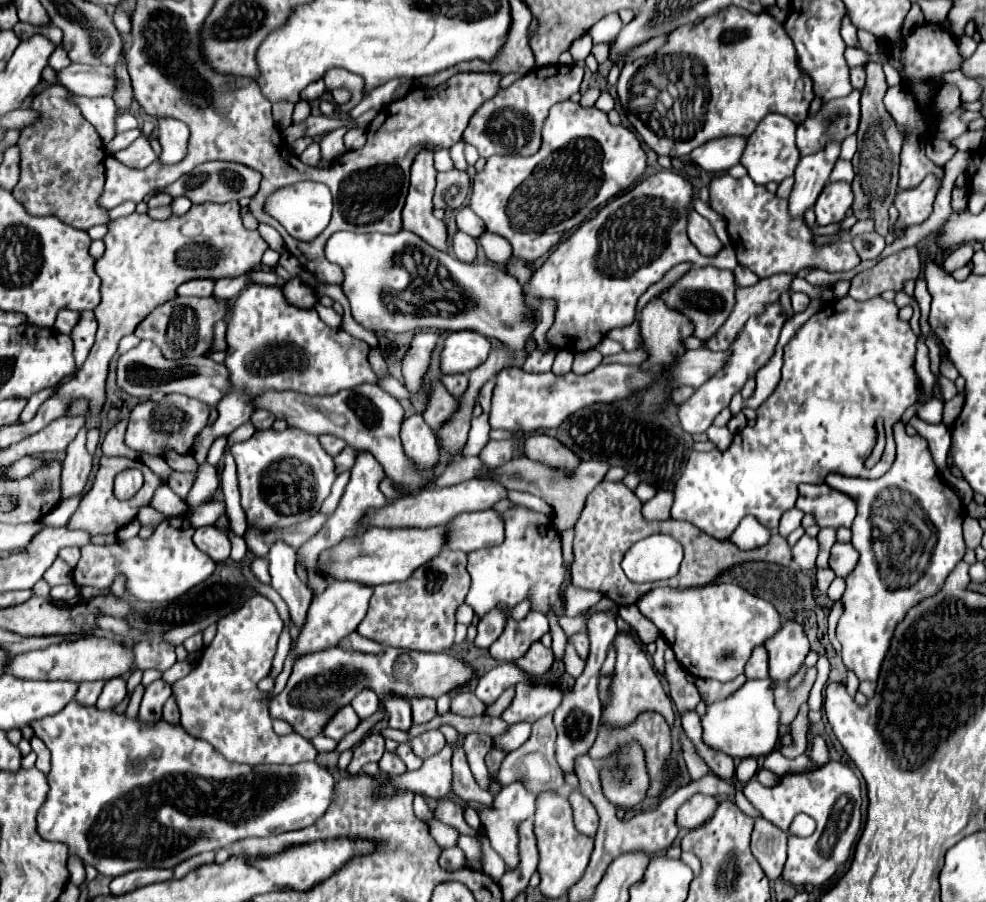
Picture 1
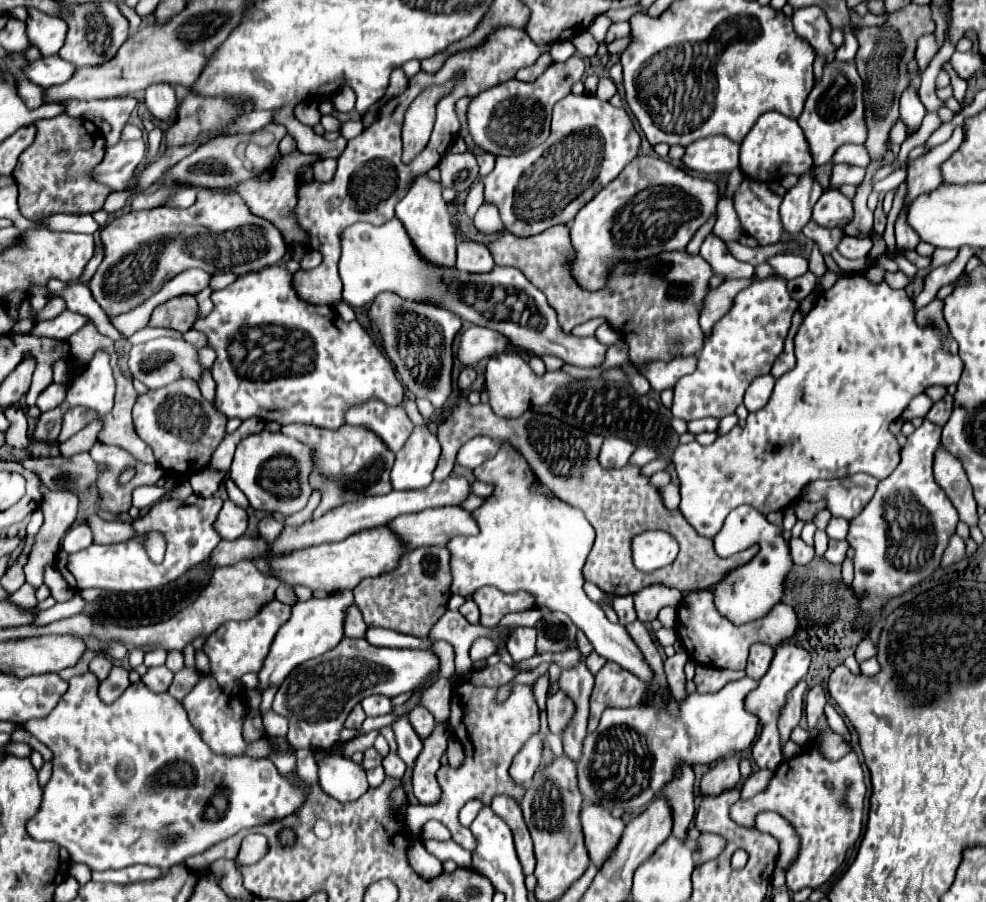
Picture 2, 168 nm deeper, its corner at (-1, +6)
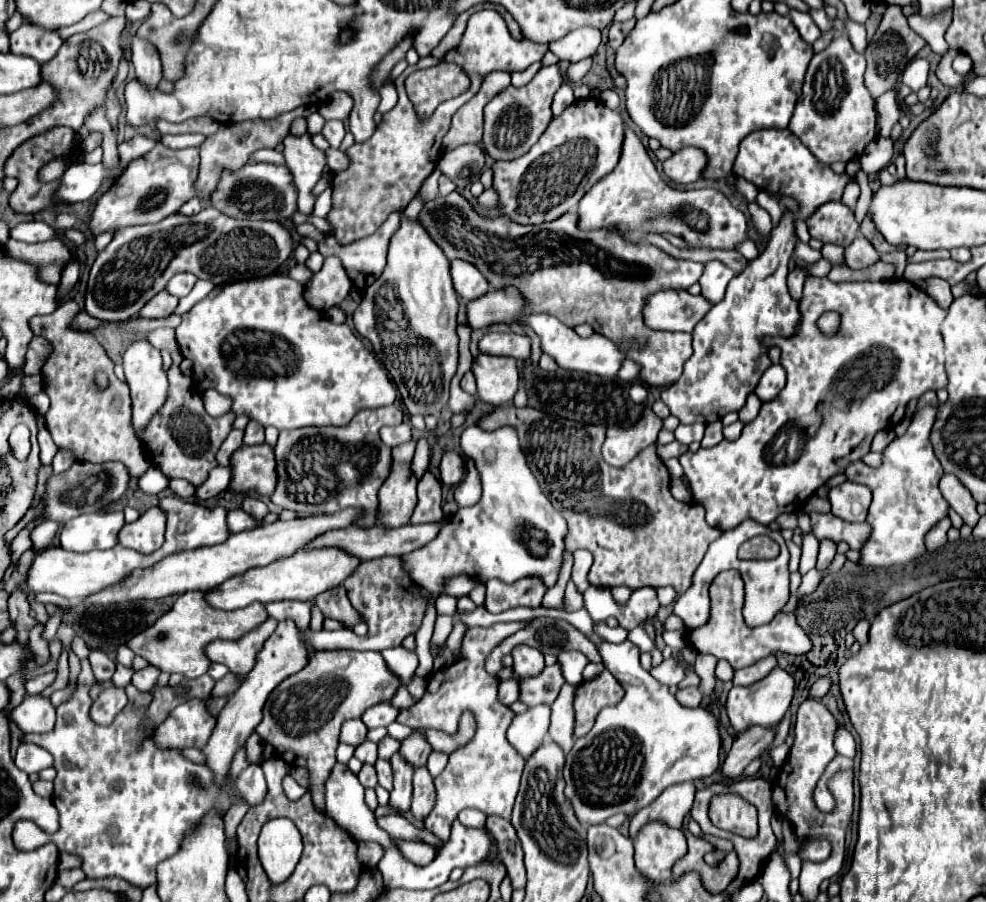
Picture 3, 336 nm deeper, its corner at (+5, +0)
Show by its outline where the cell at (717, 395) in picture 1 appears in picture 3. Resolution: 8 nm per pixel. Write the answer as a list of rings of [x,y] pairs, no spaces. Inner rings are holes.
[[[785,209],[781,221],[769,233],[765,251],[729,283],[725,299],[697,323],[693,331],[693,355],[685,363],[683,375],[661,393],[661,401],[681,423],[709,425],[731,411],[739,411],[771,365],[763,339],[795,333],[799,303],[791,299],[785,283],[789,273],[787,265],[799,241],[795,221],[797,215]]]

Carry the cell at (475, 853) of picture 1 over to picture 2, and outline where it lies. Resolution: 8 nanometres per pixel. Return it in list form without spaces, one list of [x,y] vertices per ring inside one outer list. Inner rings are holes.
[[[429,821],[427,825],[423,825],[419,835],[421,835],[421,839],[439,839],[439,841],[451,839],[449,831],[441,823],[437,823],[437,821]]]

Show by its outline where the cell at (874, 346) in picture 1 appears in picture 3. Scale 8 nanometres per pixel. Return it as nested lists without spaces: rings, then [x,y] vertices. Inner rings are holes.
[[[809,275],[799,309],[803,313],[799,333],[787,339],[765,339],[765,343],[781,347],[781,365],[787,371],[785,389],[773,401],[763,403],[759,415],[743,427],[737,441],[721,441],[715,447],[701,447],[697,453],[685,451],[679,457],[693,501],[705,509],[707,525],[719,527],[719,531],[735,527],[745,517],[769,525],[781,513],[801,511],[805,501],[829,477],[843,473],[847,465],[861,461],[861,457],[871,451],[871,441],[879,431],[895,427],[903,419],[909,399],[919,399],[925,391],[947,387],[945,343],[941,337],[941,323],[947,311],[913,283],[905,279],[833,283]],[[833,309],[839,309],[841,323],[833,335],[825,335],[817,327],[817,319]]]

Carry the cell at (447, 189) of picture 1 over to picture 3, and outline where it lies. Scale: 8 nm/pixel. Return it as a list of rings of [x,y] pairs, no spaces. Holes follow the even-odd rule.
[[[469,143],[445,153],[439,159],[437,169],[443,175],[447,175],[457,185],[457,189],[465,189],[479,177],[483,165],[485,165],[483,149],[475,143]]]

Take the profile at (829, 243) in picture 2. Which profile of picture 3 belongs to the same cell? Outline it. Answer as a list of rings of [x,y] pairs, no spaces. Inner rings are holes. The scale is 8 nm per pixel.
[[[827,243],[827,245],[823,245],[821,253],[823,253],[823,257],[827,257],[827,259],[831,259],[831,261],[843,263],[843,247],[839,247],[839,245]]]

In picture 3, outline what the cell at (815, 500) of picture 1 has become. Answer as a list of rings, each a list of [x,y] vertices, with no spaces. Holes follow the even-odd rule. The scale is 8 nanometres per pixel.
[[[845,481],[829,491],[833,515],[845,521],[865,521],[871,505],[871,489],[867,485]]]

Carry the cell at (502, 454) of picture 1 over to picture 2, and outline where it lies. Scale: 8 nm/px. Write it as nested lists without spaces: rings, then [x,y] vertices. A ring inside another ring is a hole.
[[[477,435],[471,441],[467,441],[459,453],[457,453],[457,465],[465,467],[465,469],[475,469],[477,465],[481,465],[485,459],[493,457],[493,453],[497,451],[497,441]]]

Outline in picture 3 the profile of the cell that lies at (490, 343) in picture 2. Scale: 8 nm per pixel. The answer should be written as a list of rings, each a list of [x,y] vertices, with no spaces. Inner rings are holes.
[[[487,333],[479,339],[479,351],[487,355],[507,355],[513,359],[529,359],[529,337],[515,333]]]

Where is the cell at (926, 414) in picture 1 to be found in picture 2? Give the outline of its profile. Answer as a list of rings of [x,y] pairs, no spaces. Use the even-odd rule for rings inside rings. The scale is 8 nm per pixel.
[[[917,395],[909,405],[907,405],[907,409],[901,413],[901,421],[903,423],[907,423],[907,421],[911,421],[913,417],[925,417],[927,415],[927,411],[931,409],[931,405],[933,405],[933,401],[927,397],[927,395]]]

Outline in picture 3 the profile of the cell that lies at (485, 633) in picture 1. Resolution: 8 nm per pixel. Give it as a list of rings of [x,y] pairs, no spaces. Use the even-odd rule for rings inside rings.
[[[527,577],[513,585],[505,585],[493,579],[487,583],[487,595],[483,607],[489,613],[501,613],[519,605],[539,607],[543,595],[545,595],[545,585],[539,579]]]

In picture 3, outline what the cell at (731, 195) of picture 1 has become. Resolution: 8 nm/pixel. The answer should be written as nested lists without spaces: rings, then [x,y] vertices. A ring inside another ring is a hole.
[[[863,235],[855,237],[853,243],[845,247],[845,265],[851,269],[865,269],[875,261],[879,261],[879,253]]]

